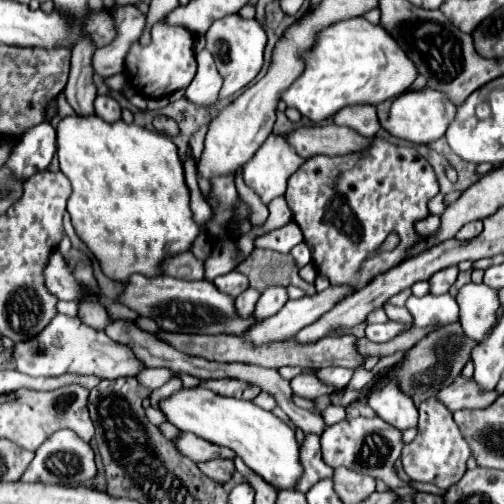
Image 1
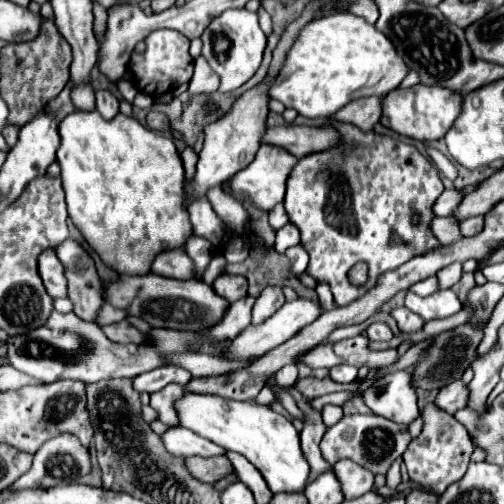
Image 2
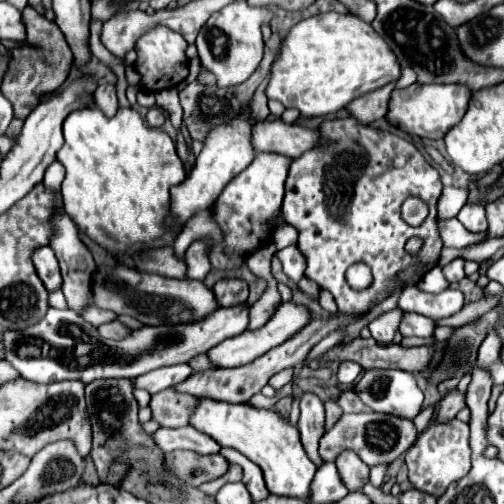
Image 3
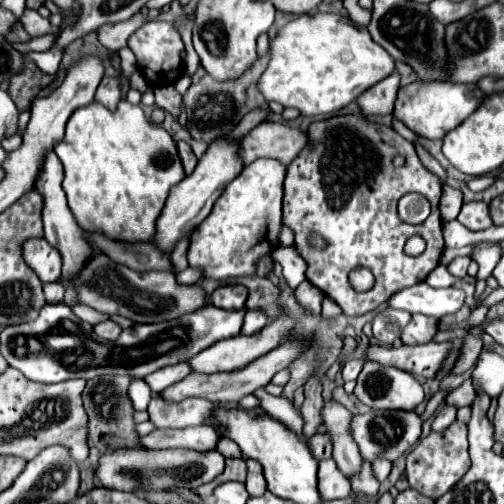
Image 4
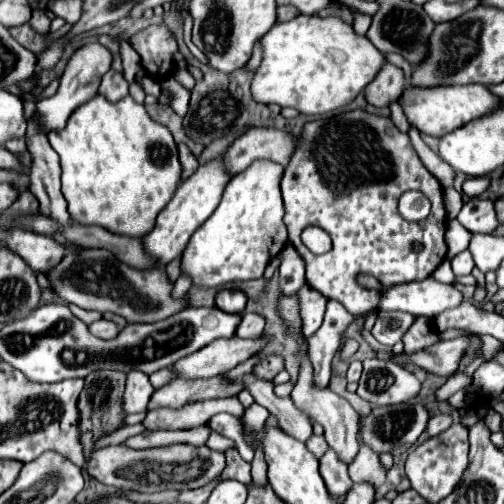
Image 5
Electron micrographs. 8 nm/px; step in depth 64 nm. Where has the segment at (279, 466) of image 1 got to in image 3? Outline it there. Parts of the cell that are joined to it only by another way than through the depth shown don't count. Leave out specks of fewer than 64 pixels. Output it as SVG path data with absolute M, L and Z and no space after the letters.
M202 398L196 414L192 414L192 426L208 432L220 446L232 446L246 458L256 462L262 472L270 494L290 496L310 502L310 484L316 474L316 464L306 456L300 442L298 428L274 410L258 410L248 404L228 404Z

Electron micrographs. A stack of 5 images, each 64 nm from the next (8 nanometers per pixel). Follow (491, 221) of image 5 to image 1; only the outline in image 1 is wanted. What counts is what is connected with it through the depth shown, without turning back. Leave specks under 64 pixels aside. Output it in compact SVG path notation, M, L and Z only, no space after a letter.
M474 220L474 222L464 224L464 226L458 230L456 238L458 238L458 240L470 240L470 238L478 236L480 232L482 232L482 220Z

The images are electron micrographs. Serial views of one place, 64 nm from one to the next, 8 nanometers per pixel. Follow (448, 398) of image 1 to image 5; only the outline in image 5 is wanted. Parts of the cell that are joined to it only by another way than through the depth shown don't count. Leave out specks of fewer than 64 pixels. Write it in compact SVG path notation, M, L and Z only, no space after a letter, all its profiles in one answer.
M448 414L432 416L432 420L428 422L428 428L426 428L426 432L428 432L428 436L432 438L432 436L438 436L440 432L444 432L444 430L446 430L450 424L452 424L452 418L450 418Z

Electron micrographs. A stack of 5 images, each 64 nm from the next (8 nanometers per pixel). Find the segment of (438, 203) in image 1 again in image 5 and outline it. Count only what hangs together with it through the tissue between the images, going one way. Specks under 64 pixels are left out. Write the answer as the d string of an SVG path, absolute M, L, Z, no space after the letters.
M448 188L448 190L444 192L444 202L446 202L446 206L448 206L448 216L450 216L450 218L454 218L456 212L460 212L460 208L462 208L462 196L460 196L460 192L456 192L454 188Z

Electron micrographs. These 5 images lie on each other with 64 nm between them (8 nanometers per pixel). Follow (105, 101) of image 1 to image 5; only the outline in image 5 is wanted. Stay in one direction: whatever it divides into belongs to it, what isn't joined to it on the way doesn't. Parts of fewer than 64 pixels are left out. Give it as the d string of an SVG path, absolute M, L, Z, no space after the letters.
M110 70L110 72L102 78L100 94L106 96L108 100L112 100L112 102L124 98L124 96L128 94L128 82L126 82L126 78L122 76L122 72Z

